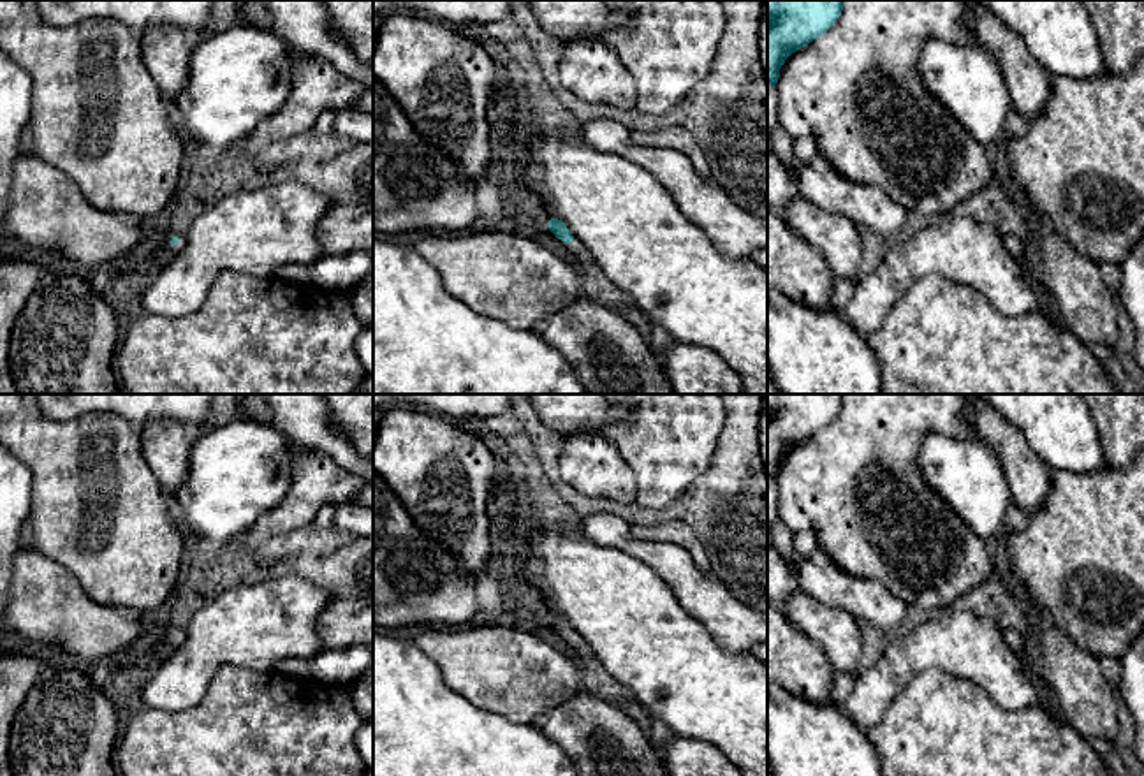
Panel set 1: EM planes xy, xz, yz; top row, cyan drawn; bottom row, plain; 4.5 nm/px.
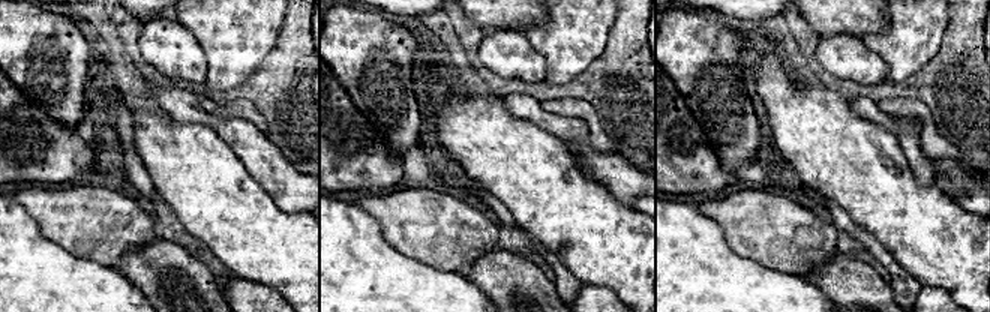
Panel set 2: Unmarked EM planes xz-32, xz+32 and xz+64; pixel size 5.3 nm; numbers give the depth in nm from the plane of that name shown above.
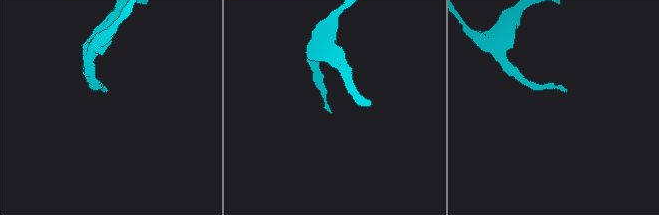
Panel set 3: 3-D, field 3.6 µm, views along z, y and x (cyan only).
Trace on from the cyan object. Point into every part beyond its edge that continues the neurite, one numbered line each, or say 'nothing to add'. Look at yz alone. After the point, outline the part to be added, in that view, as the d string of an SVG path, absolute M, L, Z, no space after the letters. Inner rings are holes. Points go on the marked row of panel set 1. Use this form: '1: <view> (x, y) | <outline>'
nothing to add

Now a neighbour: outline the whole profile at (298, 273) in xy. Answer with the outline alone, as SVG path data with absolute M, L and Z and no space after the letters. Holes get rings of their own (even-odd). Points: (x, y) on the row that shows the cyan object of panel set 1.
M287 264L278 276L294 283L312 283L308 266L304 264Z

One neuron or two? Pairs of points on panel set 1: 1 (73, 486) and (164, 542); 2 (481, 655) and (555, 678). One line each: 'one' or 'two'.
1: one
2: one

